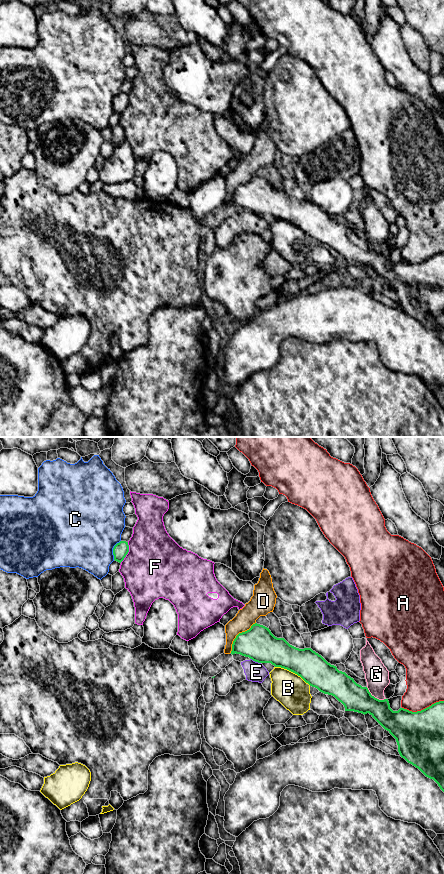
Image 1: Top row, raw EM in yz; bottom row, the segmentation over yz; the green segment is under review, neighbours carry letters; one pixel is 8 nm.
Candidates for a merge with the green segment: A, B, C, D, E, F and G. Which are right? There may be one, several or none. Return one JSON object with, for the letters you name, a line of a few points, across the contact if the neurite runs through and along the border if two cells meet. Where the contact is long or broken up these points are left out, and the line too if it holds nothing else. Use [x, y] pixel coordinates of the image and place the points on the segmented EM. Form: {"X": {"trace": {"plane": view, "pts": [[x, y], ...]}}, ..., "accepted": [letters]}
{"accepted": []}

